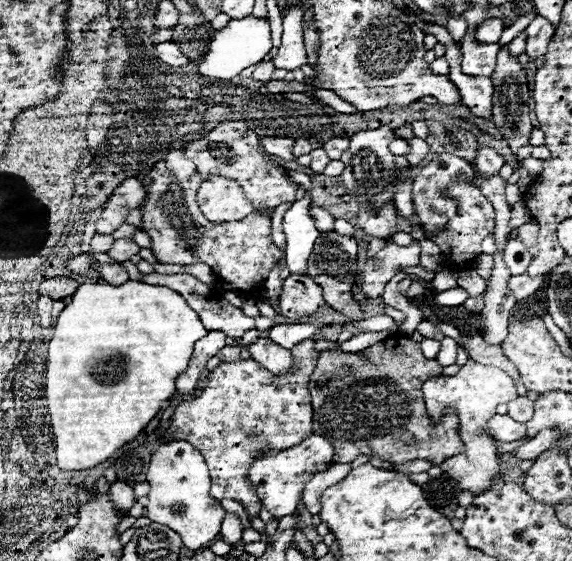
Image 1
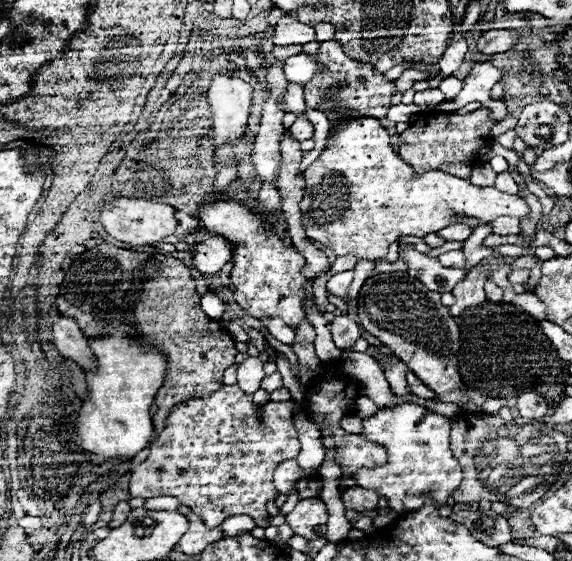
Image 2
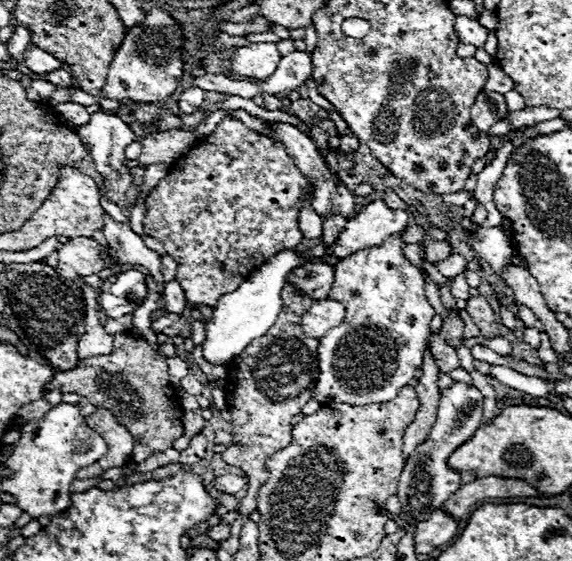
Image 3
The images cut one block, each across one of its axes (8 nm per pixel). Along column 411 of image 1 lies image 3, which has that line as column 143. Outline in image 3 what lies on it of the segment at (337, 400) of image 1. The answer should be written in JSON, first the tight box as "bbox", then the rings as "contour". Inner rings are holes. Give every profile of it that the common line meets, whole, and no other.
{"bbox":[48,332,184,464],"contour":[[[132,332],[114,334],[112,354],[102,358],[88,358],[70,372],[56,372],[54,378],[48,382],[48,390],[52,388],[62,388],[64,394],[80,394],[88,398],[94,406],[110,410],[118,418],[118,422],[122,422],[122,426],[126,426],[126,430],[134,434],[136,448],[132,452],[132,460],[136,464],[144,462],[148,456],[156,452],[172,448],[172,442],[184,436],[182,408],[176,400],[176,390],[168,380],[166,360],[160,354],[156,354],[150,342],[136,338]]]}

